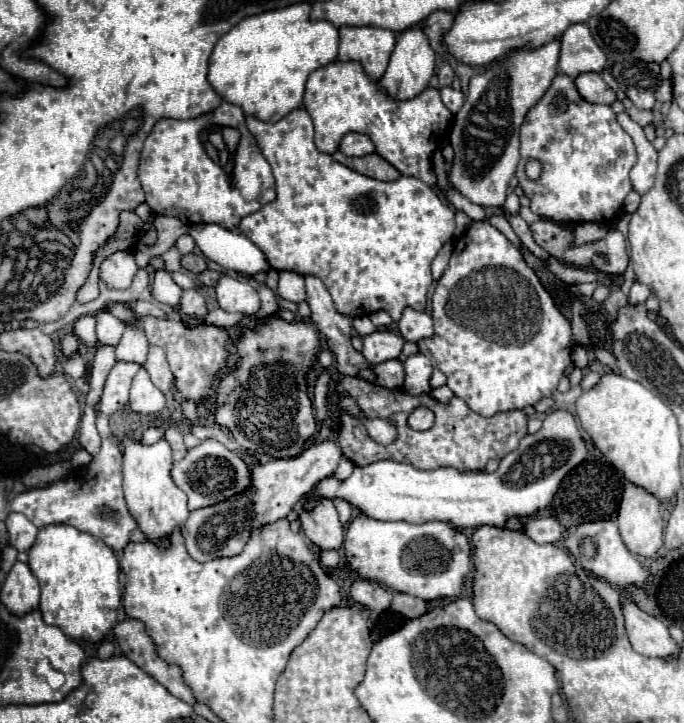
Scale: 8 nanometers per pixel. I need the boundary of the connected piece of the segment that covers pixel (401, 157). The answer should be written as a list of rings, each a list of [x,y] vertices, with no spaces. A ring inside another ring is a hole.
[[[336,60],[308,76],[304,106],[314,120],[316,146],[320,152],[334,154],[342,136],[348,132],[368,134],[376,146],[376,154],[388,160],[402,176],[420,178],[430,186],[436,184],[432,154],[442,144],[440,139],[448,137],[454,120],[452,112],[442,104],[438,88],[428,86],[410,100],[394,100],[380,88],[378,80],[370,80],[370,76],[362,72],[362,64],[342,64]]]

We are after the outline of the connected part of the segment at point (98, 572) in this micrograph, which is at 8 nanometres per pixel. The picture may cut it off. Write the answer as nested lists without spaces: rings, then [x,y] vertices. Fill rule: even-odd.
[[[50,524],[38,530],[36,542],[28,552],[28,564],[34,576],[40,582],[42,596],[40,596],[40,612],[46,624],[62,628],[70,638],[90,638],[88,642],[100,642],[108,636],[112,626],[116,624],[116,610],[120,606],[120,566],[114,556],[114,552],[100,540],[90,536],[88,532],[82,532],[70,524]]]

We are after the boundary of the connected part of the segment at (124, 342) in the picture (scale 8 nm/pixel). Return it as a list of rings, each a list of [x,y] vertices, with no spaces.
[[[126,322],[124,336],[120,338],[116,346],[116,360],[118,362],[134,362],[144,364],[148,352],[148,340],[146,334],[140,334],[140,326],[134,322]]]

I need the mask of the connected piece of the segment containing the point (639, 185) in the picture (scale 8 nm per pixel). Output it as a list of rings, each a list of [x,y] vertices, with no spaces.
[[[626,112],[618,114],[618,124],[630,134],[630,138],[634,140],[636,152],[638,152],[638,162],[636,162],[636,166],[630,172],[634,190],[638,194],[646,194],[652,188],[652,184],[654,184],[658,150],[652,146],[652,142],[648,142],[642,126],[634,124],[634,120],[630,120],[630,116],[626,116]]]

